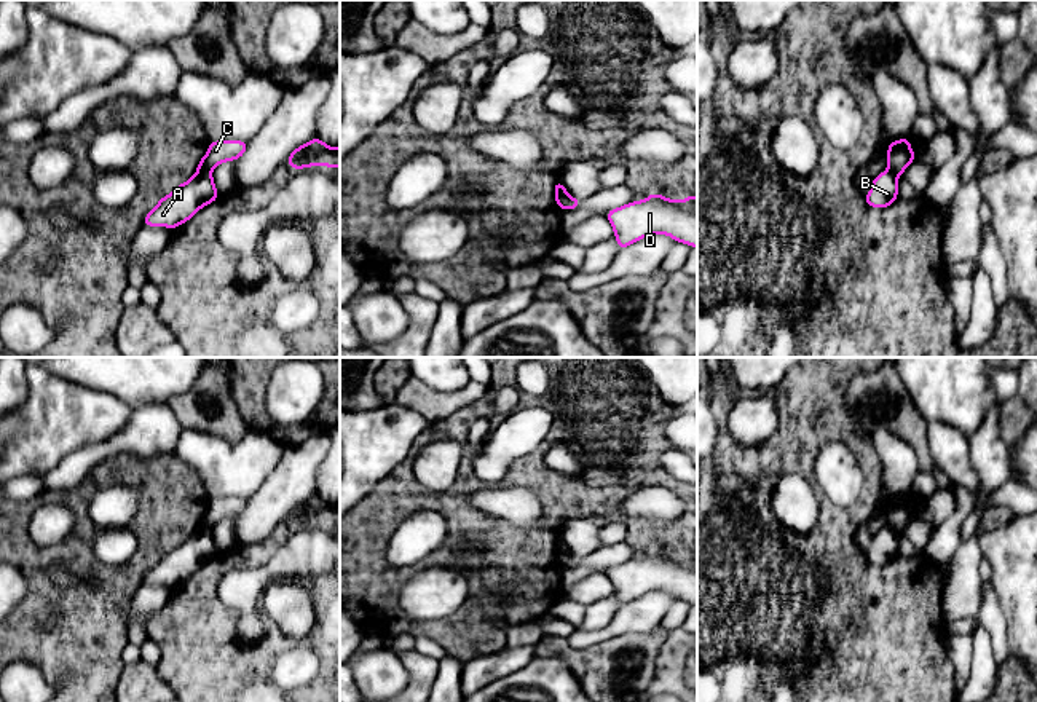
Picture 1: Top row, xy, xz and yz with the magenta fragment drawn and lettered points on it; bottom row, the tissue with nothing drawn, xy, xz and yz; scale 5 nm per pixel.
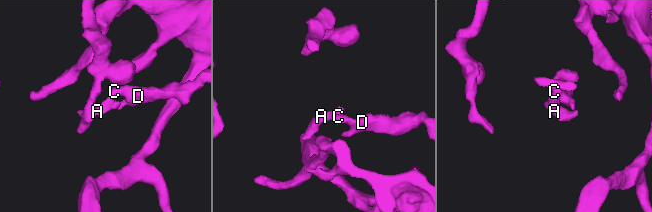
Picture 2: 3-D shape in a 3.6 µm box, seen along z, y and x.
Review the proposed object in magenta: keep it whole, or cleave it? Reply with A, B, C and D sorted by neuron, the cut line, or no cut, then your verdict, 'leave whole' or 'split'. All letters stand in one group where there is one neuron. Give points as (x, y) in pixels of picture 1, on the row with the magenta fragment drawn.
A B / C D | xy (198, 163), (211, 169) | split

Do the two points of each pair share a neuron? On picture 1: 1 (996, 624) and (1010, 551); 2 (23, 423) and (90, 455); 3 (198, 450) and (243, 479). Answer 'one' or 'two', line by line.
1: two
2: two
3: one

